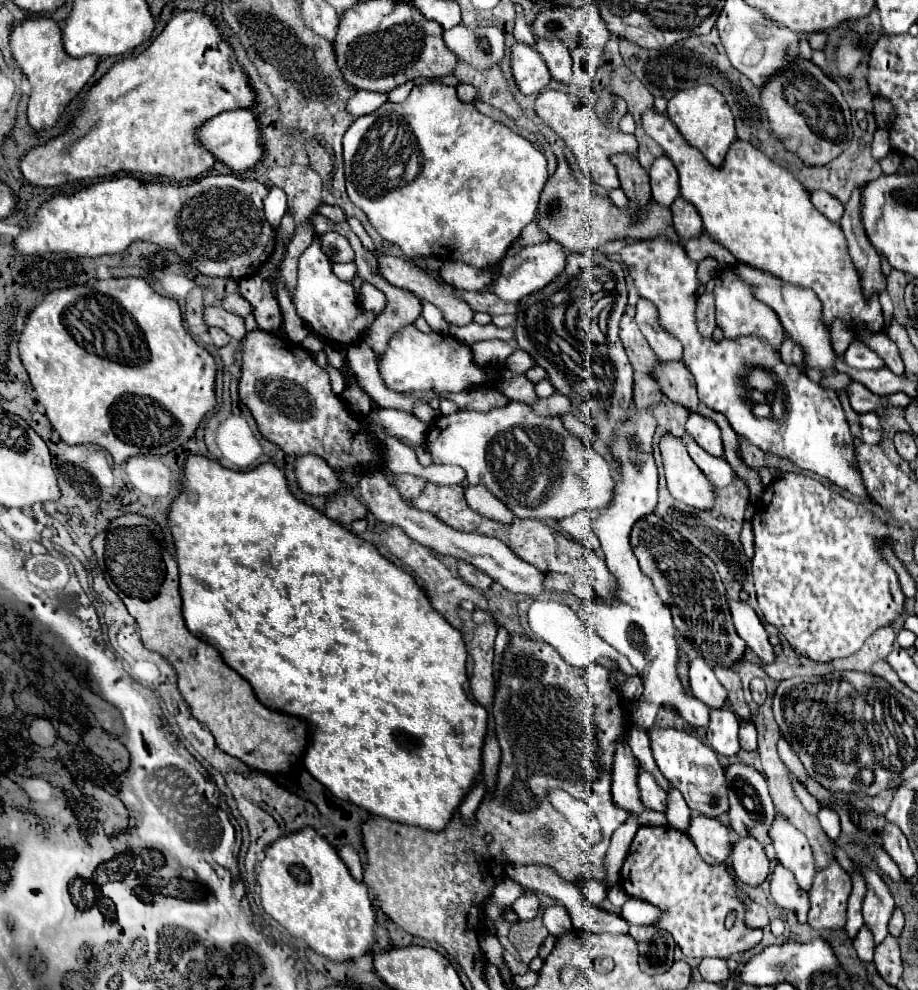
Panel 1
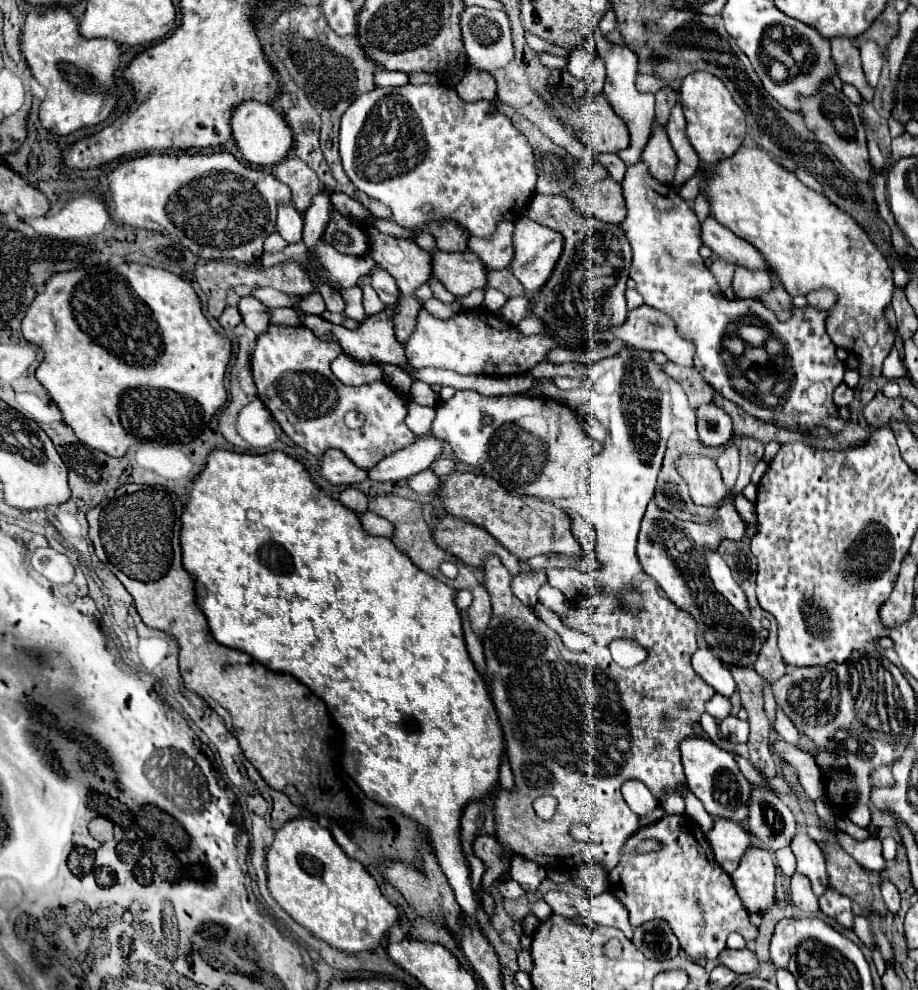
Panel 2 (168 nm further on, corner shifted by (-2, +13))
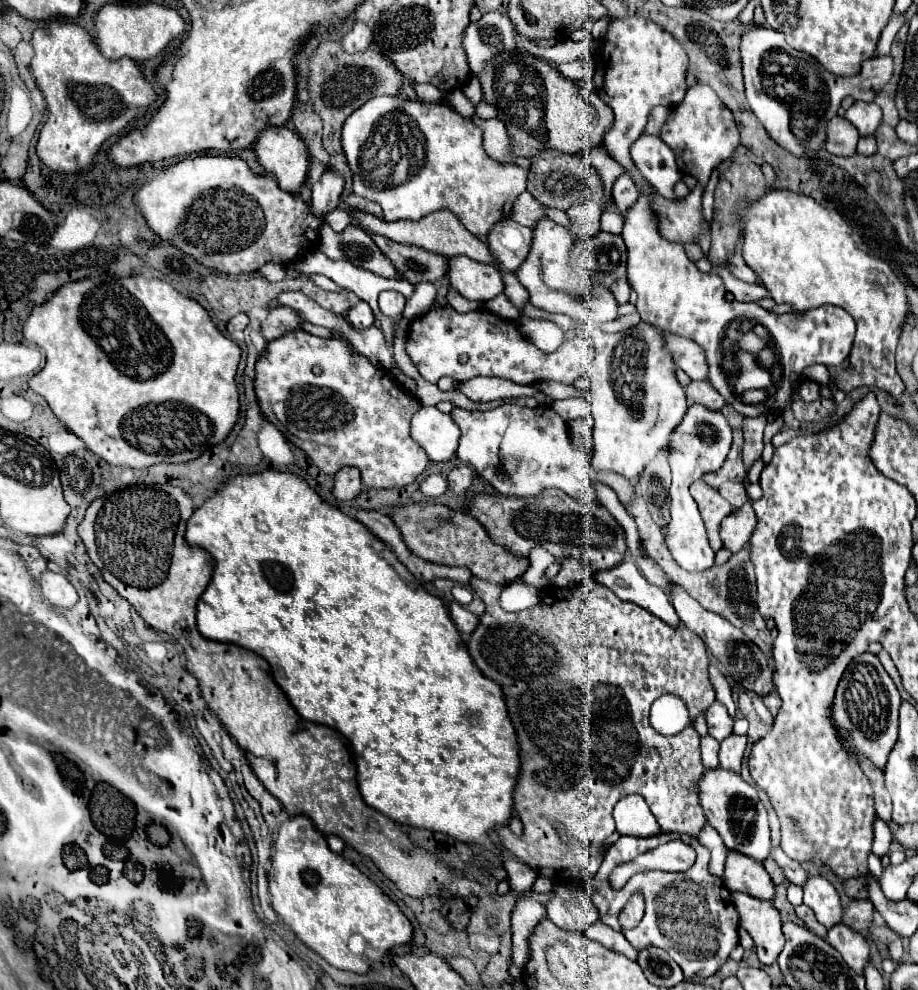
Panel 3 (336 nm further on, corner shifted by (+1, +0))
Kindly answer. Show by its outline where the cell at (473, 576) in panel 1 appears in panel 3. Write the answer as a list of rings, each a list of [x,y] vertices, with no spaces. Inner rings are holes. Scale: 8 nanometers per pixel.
[[[411,502],[403,506],[393,506],[389,516],[399,528],[407,548],[423,560],[445,564],[445,566],[465,566],[477,578],[483,578],[501,586],[511,584],[513,580],[523,576],[523,572],[529,566],[529,558],[511,556],[511,552],[495,544],[487,536],[487,530],[467,510],[451,510],[445,504]]]

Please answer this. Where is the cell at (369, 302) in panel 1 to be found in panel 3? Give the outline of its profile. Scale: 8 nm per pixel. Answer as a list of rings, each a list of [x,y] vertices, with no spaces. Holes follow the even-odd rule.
[[[381,292],[379,294],[379,308],[385,316],[393,316],[393,318],[401,318],[403,314],[403,308],[405,308],[405,296],[399,294],[399,292]]]

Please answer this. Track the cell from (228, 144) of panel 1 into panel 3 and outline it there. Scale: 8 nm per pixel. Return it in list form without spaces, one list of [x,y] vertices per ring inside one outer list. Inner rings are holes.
[[[267,128],[255,142],[259,164],[275,176],[279,188],[295,194],[309,176],[309,152],[301,136],[287,128]]]

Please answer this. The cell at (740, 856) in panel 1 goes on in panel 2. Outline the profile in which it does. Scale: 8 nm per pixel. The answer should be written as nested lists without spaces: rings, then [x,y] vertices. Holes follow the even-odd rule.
[[[758,847],[746,849],[746,855],[742,855],[742,865],[738,865],[732,875],[734,887],[750,913],[764,913],[772,905],[776,897],[774,879],[776,867],[772,853]]]

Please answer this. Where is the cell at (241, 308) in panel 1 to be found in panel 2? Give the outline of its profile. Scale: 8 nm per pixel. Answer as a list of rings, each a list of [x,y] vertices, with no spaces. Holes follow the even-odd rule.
[[[258,287],[258,289],[254,289],[252,291],[252,297],[258,299],[268,309],[270,307],[294,307],[300,301],[298,297],[290,297],[290,295],[282,293],[282,291],[270,289],[270,287]]]

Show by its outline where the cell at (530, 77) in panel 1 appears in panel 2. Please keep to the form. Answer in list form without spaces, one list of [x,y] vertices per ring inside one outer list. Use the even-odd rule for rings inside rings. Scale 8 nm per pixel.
[[[542,53],[538,57],[540,57],[540,63],[548,69],[564,69],[564,65],[566,65],[566,57],[554,57],[554,55],[546,55],[546,53]]]

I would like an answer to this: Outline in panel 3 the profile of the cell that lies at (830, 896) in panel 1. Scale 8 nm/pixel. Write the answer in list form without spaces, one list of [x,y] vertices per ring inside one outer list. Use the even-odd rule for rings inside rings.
[[[841,924],[839,928],[835,926],[829,930],[827,942],[843,956],[843,960],[853,972],[859,972],[859,974],[865,972],[865,966],[869,964],[869,944],[861,934]]]

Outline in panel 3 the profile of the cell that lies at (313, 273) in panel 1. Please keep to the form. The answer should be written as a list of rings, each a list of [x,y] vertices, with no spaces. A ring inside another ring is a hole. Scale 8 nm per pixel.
[[[327,168],[311,188],[313,190],[313,198],[311,198],[313,214],[325,216],[331,210],[335,210],[339,206],[339,196],[341,196],[343,184],[345,184],[343,174],[333,168]]]

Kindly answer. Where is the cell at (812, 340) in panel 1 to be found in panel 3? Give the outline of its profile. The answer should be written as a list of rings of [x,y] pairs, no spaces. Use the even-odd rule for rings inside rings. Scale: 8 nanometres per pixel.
[[[697,183],[687,198],[671,202],[656,191],[651,194],[651,207],[659,220],[659,234],[671,242],[695,242],[699,234],[707,230],[701,216],[703,187]]]

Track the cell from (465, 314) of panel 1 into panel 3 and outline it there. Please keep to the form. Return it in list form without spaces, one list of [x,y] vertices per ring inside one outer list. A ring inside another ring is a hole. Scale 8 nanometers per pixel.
[[[455,256],[449,260],[451,286],[467,300],[487,302],[503,292],[503,278],[491,264],[473,262],[467,256]]]

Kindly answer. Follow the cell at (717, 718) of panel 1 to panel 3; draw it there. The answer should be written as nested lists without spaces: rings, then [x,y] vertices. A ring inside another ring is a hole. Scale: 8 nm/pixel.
[[[727,736],[721,742],[721,750],[719,750],[719,762],[725,770],[731,772],[739,772],[741,770],[741,760],[743,760],[743,752],[747,746],[747,736]]]

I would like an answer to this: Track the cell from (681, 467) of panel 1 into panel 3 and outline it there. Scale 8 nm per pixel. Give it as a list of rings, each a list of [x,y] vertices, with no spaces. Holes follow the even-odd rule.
[[[703,480],[695,482],[691,486],[691,496],[695,498],[697,506],[699,506],[699,512],[703,516],[703,522],[705,522],[705,528],[707,528],[707,534],[709,534],[709,544],[711,548],[717,552],[723,548],[723,542],[719,538],[719,524],[725,516],[729,516],[733,512],[731,504],[715,490],[711,488],[709,484],[705,484]]]

